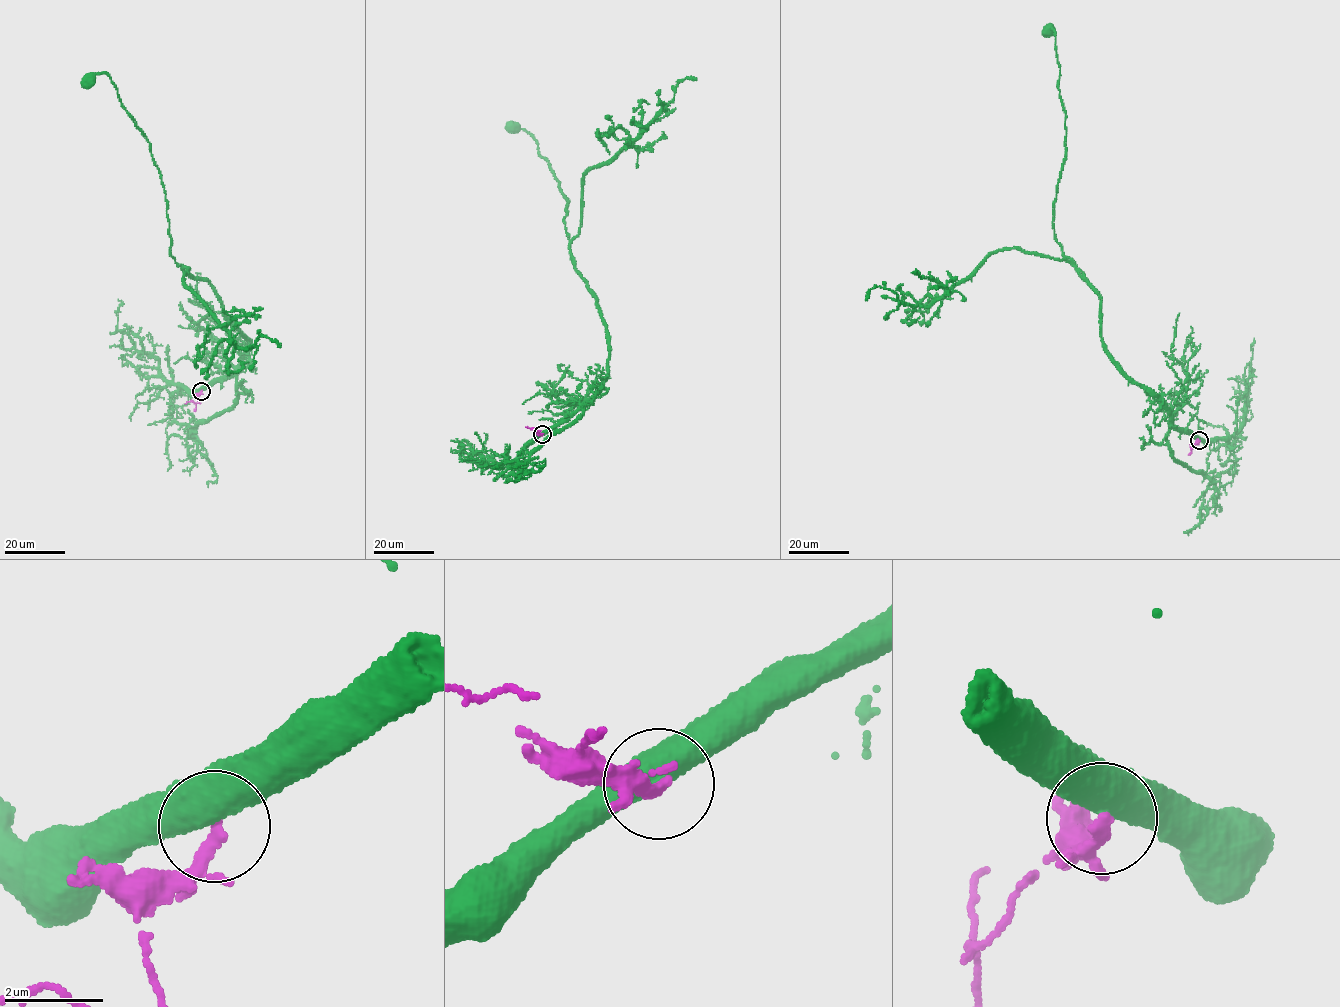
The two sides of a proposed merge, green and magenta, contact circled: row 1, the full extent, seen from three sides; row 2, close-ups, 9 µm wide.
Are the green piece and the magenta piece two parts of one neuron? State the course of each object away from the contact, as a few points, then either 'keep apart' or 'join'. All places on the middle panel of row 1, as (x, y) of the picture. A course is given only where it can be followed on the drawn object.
green via (542, 434), (602, 386), (609, 346), (596, 296), (571, 258), (568, 198), (537, 142), (506, 124) | magenta via (542, 434), (526, 426) | keep apart

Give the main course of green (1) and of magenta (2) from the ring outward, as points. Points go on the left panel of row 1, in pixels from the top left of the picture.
1: (201, 391), (233, 372), (249, 342), (209, 281), (170, 254), (159, 173), (116, 86), (105, 73), (81, 86)
2: (201, 391), (197, 403), (191, 400), (185, 403)

